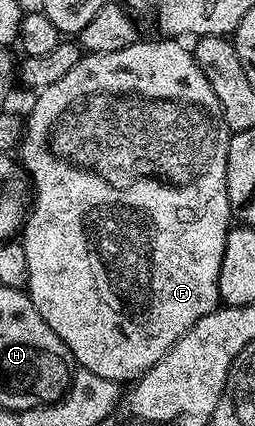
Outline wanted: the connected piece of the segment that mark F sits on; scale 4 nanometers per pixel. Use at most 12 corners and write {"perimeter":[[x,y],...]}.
{"perimeter":[[189,45],[20,138],[26,284],[119,384],[219,309],[231,131]]}

